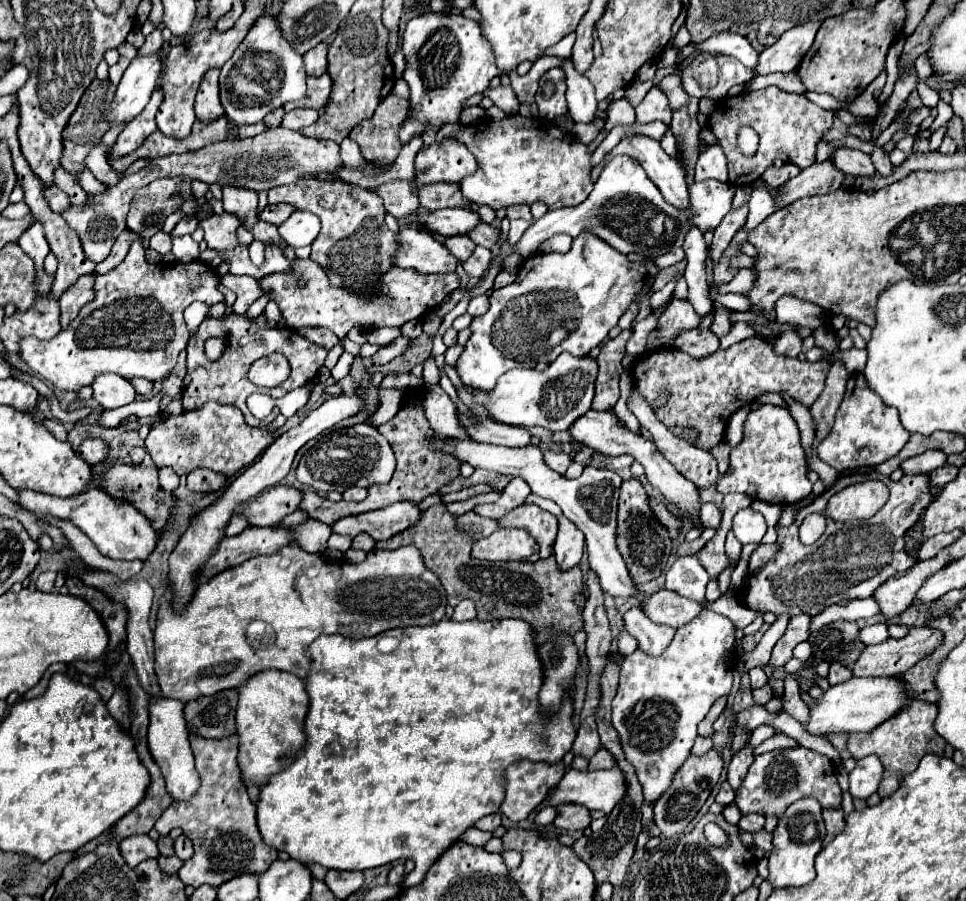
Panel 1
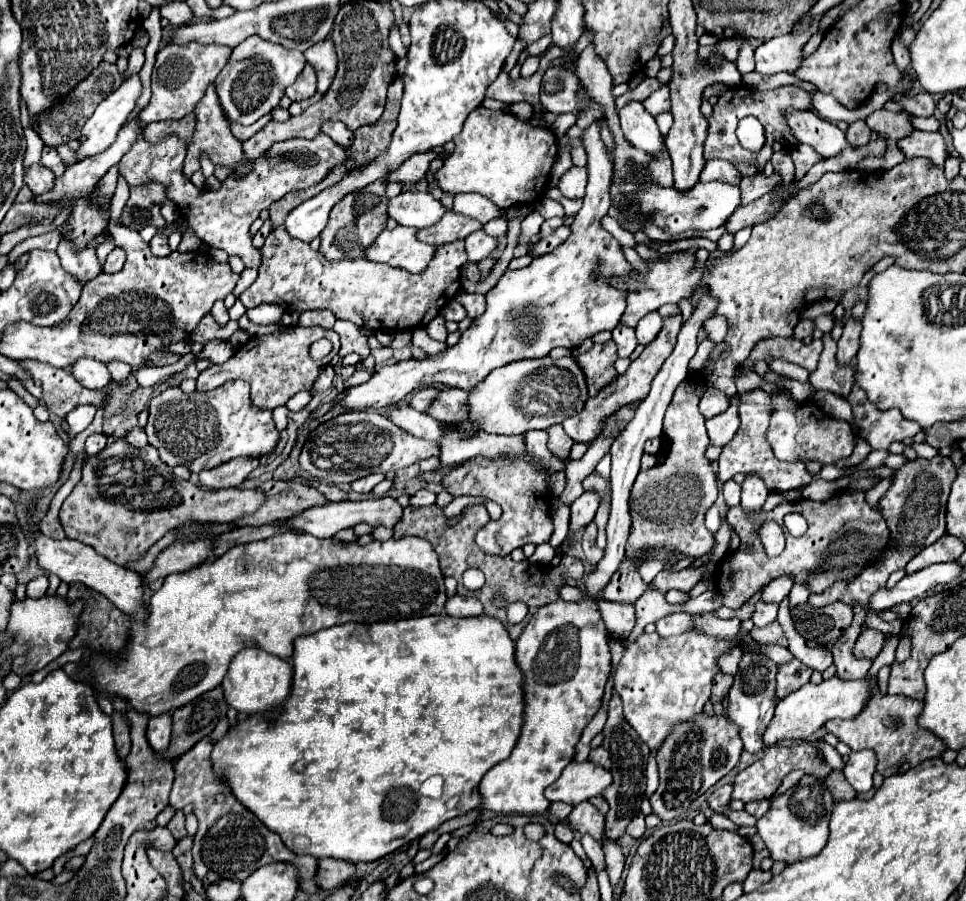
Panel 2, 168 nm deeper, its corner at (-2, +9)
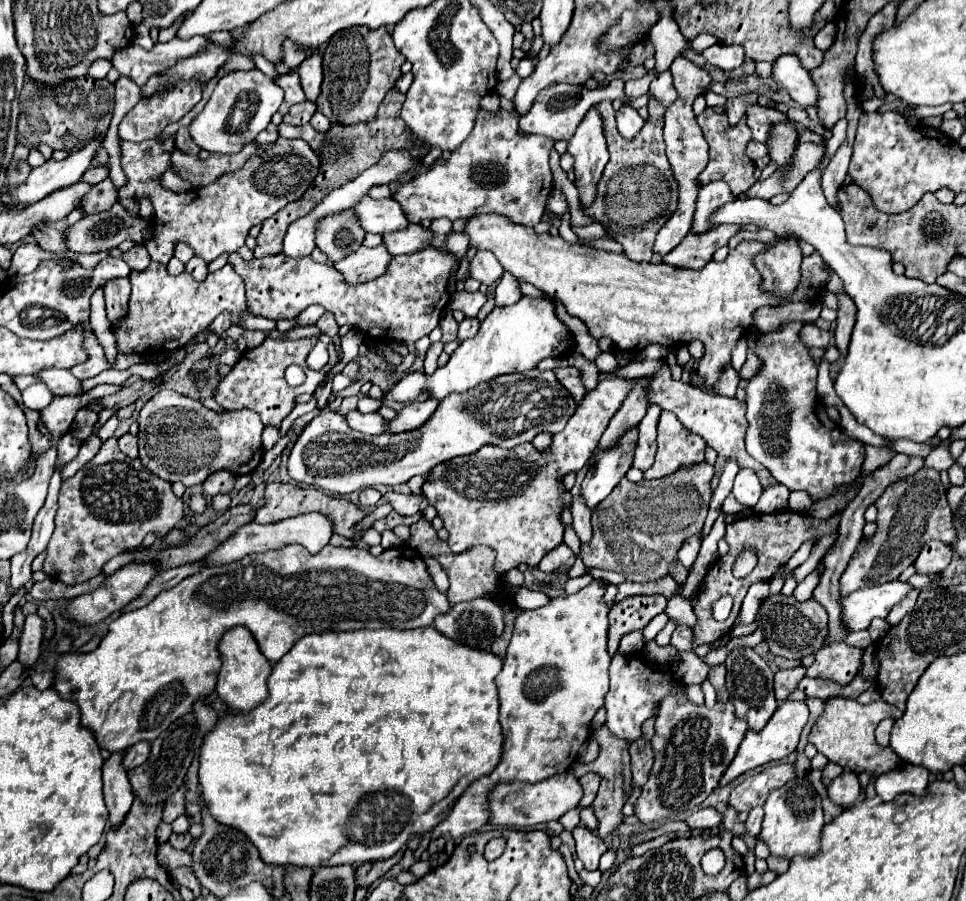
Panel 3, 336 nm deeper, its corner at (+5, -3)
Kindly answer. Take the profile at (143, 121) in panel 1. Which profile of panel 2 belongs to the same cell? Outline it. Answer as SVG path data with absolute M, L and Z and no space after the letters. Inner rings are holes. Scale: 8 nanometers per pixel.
M132 120L130 124L126 124L116 142L102 152L100 156L94 158L86 158L70 168L66 168L66 172L62 176L58 176L54 180L54 188L50 188L50 192L42 194L42 196L34 196L36 202L58 202L64 200L66 196L86 196L86 192L90 192L90 188L94 188L98 184L98 180L120 162L120 158L130 150L130 146L136 140L136 132L138 132L140 122Z

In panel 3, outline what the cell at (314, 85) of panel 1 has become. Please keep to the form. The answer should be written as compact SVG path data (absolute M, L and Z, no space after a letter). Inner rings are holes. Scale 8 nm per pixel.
M297 72L281 76L281 78L279 78L279 86L285 90L285 100L283 100L281 108L279 108L281 114L287 114L293 104L305 102L305 94L303 94L303 88L301 88L299 74L297 74Z

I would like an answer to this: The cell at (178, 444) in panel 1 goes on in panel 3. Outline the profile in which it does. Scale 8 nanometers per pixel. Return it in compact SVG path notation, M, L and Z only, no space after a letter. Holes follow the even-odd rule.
M157 388L157 394L139 412L139 458L155 476L167 482L179 480L185 486L203 484L217 470L243 468L229 472L251 474L263 460L263 428L253 410L213 412L189 396Z

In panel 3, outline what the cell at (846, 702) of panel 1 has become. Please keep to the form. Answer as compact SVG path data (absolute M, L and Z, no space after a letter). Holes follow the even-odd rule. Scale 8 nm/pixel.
M787 700L787 702L779 704L779 708L775 710L775 714L771 716L771 720L767 722L767 726L761 732L757 732L757 734L747 732L743 744L739 746L739 754L735 754L735 760L733 760L731 768L727 768L727 772L723 774L721 786L729 784L731 780L735 780L739 774L745 774L747 770L753 770L753 768L759 768L763 764L781 760L781 758L789 756L791 752L795 752L797 744L799 744L799 734L805 728L807 720L809 720L809 708L807 708L805 702Z

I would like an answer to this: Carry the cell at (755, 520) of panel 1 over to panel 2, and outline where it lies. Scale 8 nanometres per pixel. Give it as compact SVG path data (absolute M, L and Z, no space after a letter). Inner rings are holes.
M748 472L744 476L744 482L742 482L742 502L740 502L740 506L746 512L760 512L768 494L770 492L768 492L764 480L756 472Z

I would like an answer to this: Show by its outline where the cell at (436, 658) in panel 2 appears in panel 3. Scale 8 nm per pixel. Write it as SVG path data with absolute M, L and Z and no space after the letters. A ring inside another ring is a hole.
M433 626L415 630L329 631L303 636L275 666L269 676L269 700L253 712L227 712L205 736L199 752L199 786L211 816L227 826L241 830L257 846L263 862L289 866L341 866L379 862L395 856L411 838L433 830L437 818L421 818L437 802L445 800L461 778L477 780L495 770L501 760L503 730L499 724L499 696L495 676L501 672L501 658L489 650L463 646Z

